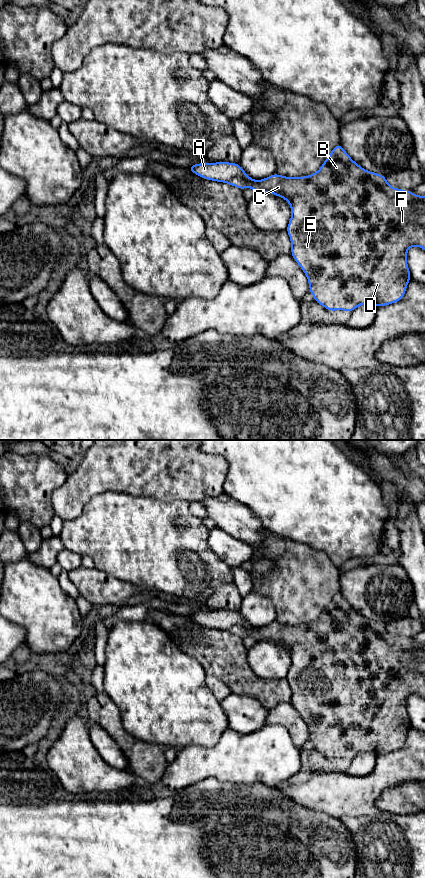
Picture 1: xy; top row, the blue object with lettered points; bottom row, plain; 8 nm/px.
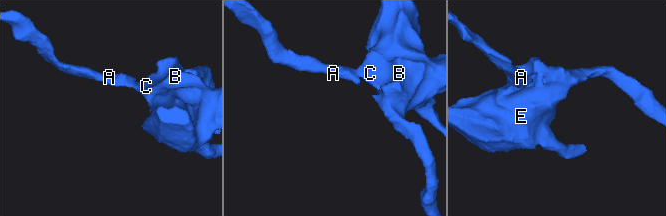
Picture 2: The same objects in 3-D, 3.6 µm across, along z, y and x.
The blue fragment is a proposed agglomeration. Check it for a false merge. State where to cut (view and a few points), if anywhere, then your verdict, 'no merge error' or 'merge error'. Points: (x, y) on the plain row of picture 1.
no cut; no merge error

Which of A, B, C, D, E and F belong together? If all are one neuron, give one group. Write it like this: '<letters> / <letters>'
A B C D E F

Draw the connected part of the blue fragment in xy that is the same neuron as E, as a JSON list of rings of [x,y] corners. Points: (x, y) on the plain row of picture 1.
[[[340,591],[334,594],[329,604],[321,613],[320,617],[309,624],[287,625],[274,621],[265,627],[253,628],[246,622],[239,611],[231,610],[197,611],[188,614],[188,618],[201,626],[210,629],[227,631],[241,638],[250,635],[257,642],[272,641],[285,647],[290,652],[291,668],[287,673],[286,679],[291,688],[291,704],[305,721],[309,731],[309,740],[313,743],[314,749],[327,758],[332,760],[336,758],[343,758],[351,761],[360,753],[367,752],[378,756],[380,754],[396,751],[405,744],[407,733],[411,728],[411,721],[407,713],[407,699],[412,694],[418,694],[425,698],[425,644],[418,644],[412,639],[391,635],[387,631],[386,624],[367,619],[358,611],[354,610]]]

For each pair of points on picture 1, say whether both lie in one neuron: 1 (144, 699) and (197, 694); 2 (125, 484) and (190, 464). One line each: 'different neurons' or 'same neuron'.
1: same neuron
2: same neuron

